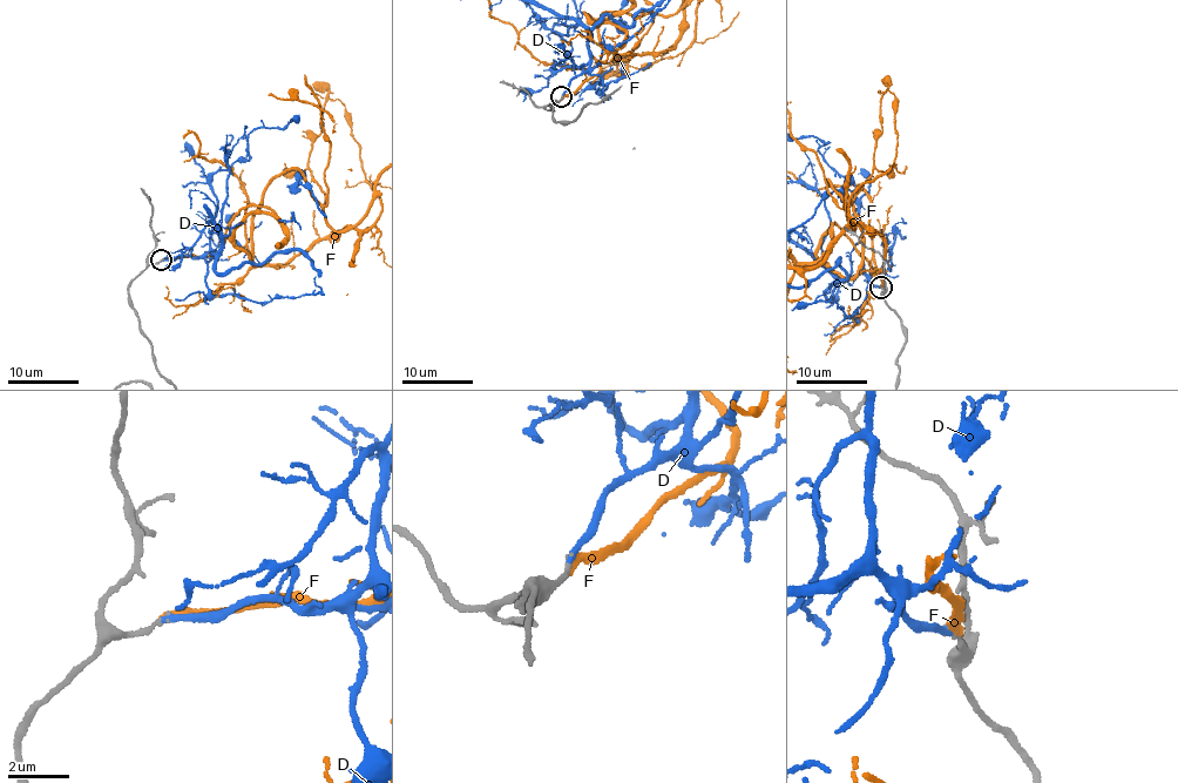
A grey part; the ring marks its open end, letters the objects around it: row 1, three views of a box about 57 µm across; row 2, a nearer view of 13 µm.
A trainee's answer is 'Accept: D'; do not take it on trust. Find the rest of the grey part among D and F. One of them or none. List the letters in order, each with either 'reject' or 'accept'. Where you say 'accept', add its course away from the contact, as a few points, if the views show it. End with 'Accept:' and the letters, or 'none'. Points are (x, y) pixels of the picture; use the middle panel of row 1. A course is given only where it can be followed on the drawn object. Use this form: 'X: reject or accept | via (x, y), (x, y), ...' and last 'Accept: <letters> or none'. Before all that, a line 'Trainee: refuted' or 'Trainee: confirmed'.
Trainee: confirmed
D: accept
F: reject
Accept: D

